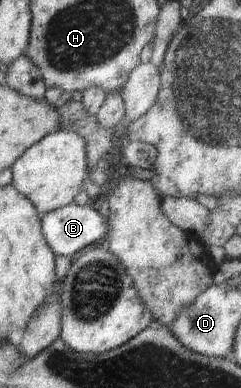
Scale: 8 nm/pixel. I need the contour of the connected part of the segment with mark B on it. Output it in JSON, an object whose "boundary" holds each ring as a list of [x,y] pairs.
{"boundary":[[[74,202],[47,214],[39,214],[42,233],[50,249],[61,256],[71,256],[86,246],[96,245],[107,237],[109,225],[92,205],[77,206]]]}

